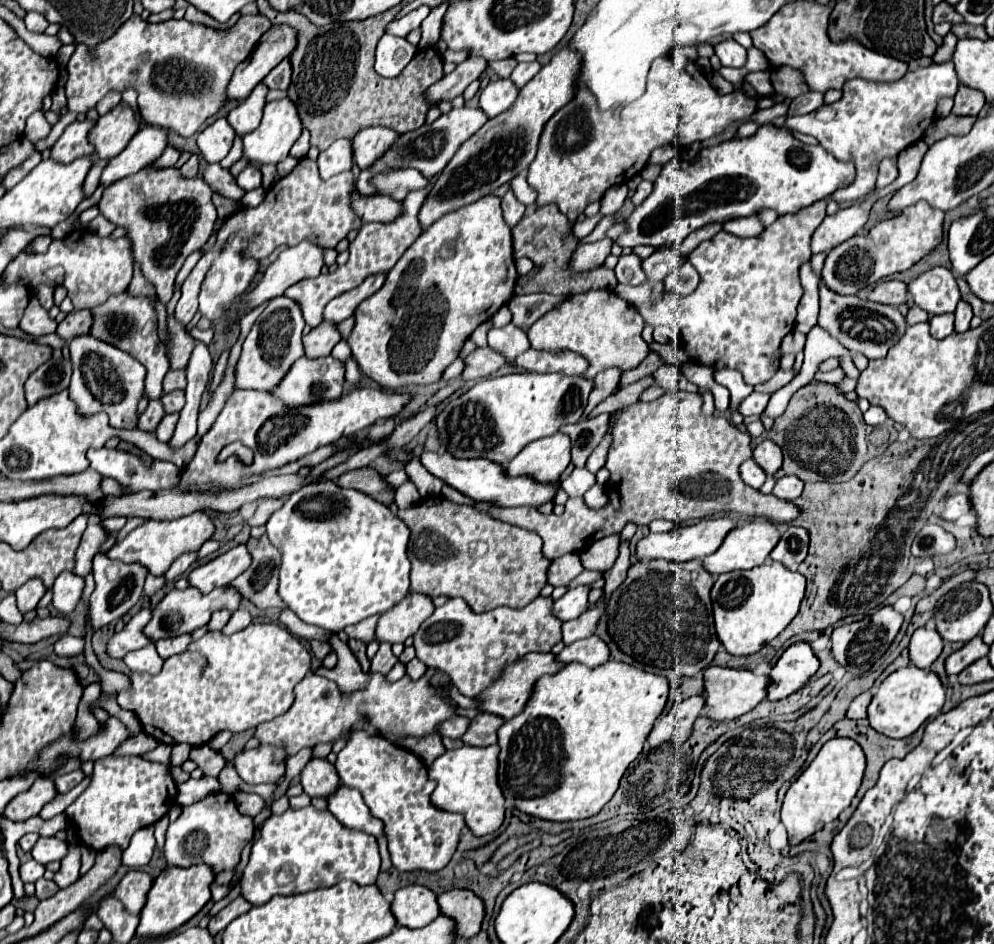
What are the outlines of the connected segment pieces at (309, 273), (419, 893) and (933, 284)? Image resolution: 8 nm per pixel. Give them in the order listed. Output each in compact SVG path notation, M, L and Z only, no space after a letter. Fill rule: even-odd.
M308 238L292 248L282 250L280 256L264 272L264 278L260 280L260 284L244 296L244 304L240 306L242 316L250 312L254 306L270 298L282 296L284 290L294 282L318 276L320 270L324 268L324 252L326 252L324 246Z
M420 884L404 886L394 896L392 914L400 926L422 928L440 914L438 898L426 886Z
M936 266L920 274L914 282L908 284L908 290L914 302L920 308L924 308L928 314L954 312L960 300L956 278L948 268L942 268L942 266Z

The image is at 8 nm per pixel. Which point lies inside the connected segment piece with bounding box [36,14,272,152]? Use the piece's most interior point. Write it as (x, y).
(180, 71)

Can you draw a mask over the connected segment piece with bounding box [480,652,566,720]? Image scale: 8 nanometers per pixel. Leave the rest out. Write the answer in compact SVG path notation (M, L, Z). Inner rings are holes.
M530 652L530 654L526 654L524 658L520 658L518 662L514 662L514 666L506 668L506 674L502 674L502 682L494 682L494 686L490 686L490 690L484 690L480 694L480 698L482 698L480 708L484 712L498 714L498 716L502 716L506 720L514 718L516 714L520 714L524 710L526 702L530 700L530 696L534 692L534 686L536 686L538 678L542 674L562 670L564 666L566 666L566 662L560 662L556 658L556 654L552 654L552 652Z

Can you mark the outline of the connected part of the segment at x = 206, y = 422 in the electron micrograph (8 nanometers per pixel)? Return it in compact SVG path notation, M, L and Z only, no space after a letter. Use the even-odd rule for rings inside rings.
M226 372L226 378L224 378L224 382L220 384L220 388L218 388L218 392L214 392L214 396L212 396L212 400L210 400L210 404L198 414L198 436L204 436L210 428L212 428L212 424L216 422L216 418L218 418L218 414L222 412L222 408L224 408L224 404L226 404L226 400L230 398L230 394L236 390L236 386L234 386L234 372Z

